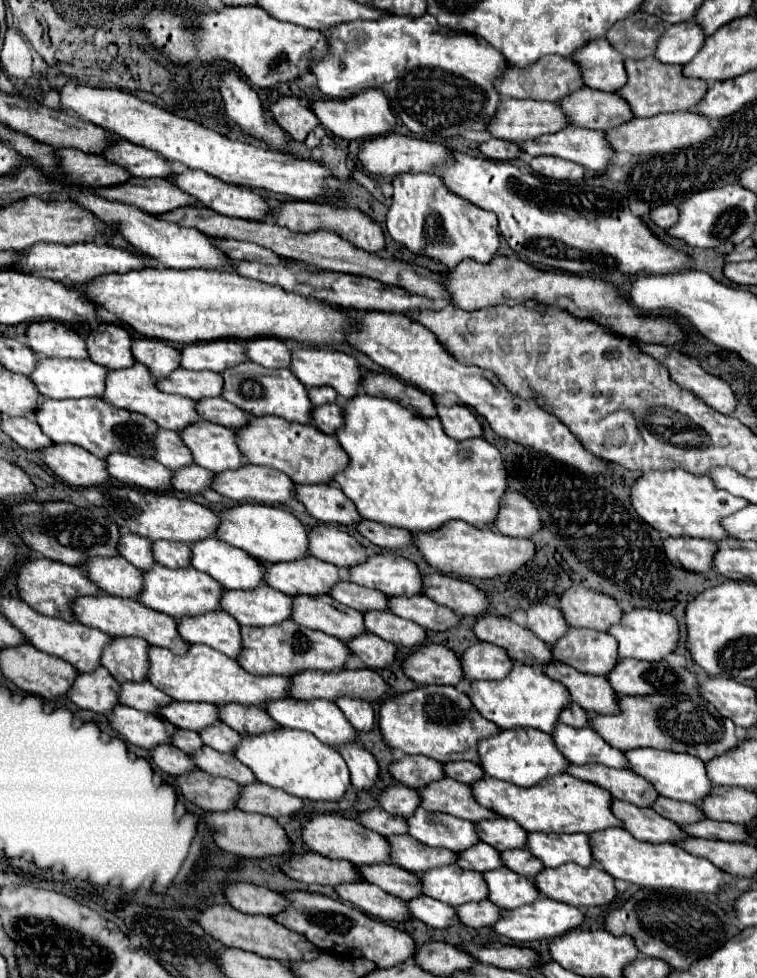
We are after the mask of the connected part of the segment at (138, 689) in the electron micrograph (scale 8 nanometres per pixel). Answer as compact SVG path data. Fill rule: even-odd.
M129 682L129 684L123 684L121 694L119 694L119 702L153 714L159 708L171 704L173 700L165 692L159 692L159 688L155 688L151 682L141 682L141 684Z

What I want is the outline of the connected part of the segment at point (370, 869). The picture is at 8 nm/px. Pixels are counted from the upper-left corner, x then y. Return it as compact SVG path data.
M371 864L359 866L363 878L371 884L377 884L385 892L401 898L411 900L411 896L423 896L423 884L419 884L419 876L415 872L407 872L395 864Z

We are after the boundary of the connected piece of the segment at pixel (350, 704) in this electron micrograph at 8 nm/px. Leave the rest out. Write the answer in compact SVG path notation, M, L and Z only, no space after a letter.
M339 698L335 702L343 714L347 716L347 720L361 732L371 732L375 728L375 712L371 708L369 702L363 700L351 700L351 698Z

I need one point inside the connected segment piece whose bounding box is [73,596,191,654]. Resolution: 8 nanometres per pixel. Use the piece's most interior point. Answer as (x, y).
(117, 616)

